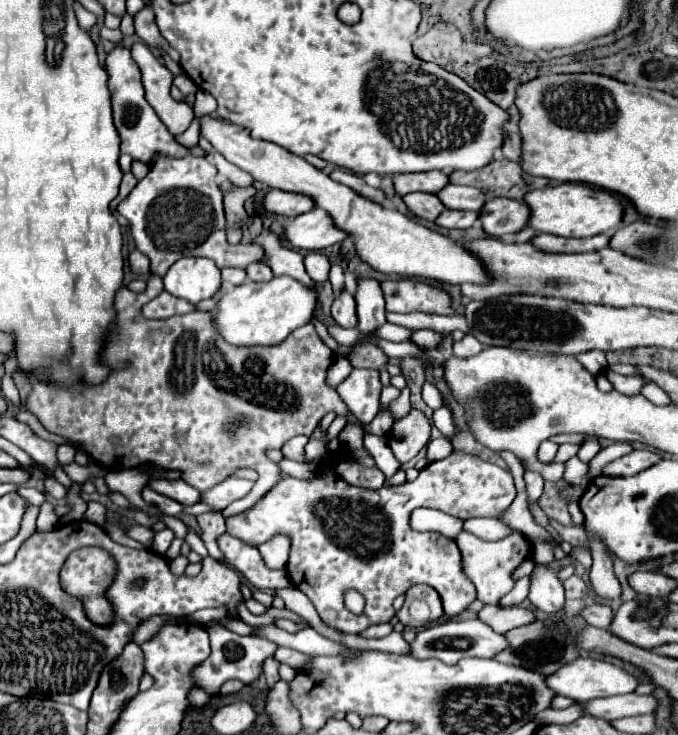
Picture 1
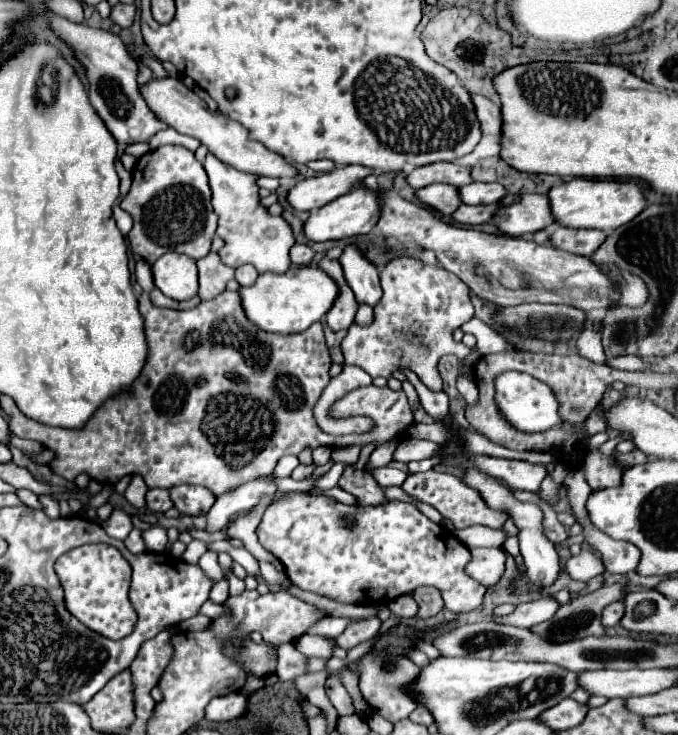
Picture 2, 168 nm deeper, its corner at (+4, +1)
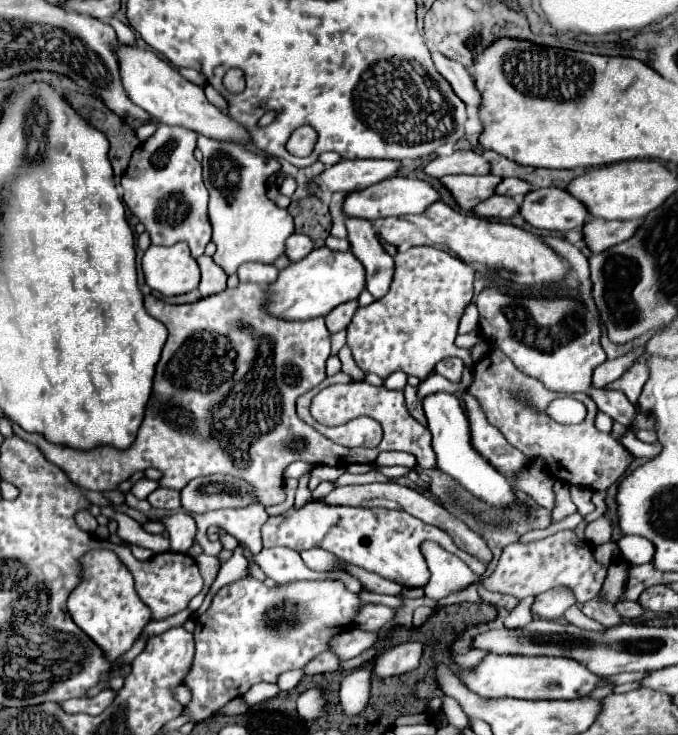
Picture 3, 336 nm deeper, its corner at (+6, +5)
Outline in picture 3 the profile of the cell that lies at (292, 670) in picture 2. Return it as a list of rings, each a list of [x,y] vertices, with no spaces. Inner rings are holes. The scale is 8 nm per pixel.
[[[328,651],[328,653],[322,653],[320,657],[312,659],[312,663],[308,663],[308,665],[304,667],[304,671],[306,671],[308,675],[316,675],[316,673],[332,673],[332,671],[338,671],[340,665],[342,665],[340,657],[334,655],[332,651]]]

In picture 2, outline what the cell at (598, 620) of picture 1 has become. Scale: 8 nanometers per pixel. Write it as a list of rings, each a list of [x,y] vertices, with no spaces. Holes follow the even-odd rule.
[[[614,601],[614,603],[610,603],[610,605],[604,609],[604,613],[602,613],[602,625],[604,625],[604,627],[612,627],[612,625],[616,625],[616,623],[622,619],[622,613],[624,613],[624,609],[622,609],[622,601]]]

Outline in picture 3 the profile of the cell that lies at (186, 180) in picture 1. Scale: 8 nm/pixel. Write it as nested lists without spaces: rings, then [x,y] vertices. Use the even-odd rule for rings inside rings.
[[[160,125],[130,159],[126,173],[120,179],[124,203],[144,223],[154,245],[174,245],[186,241],[194,257],[200,257],[212,239],[208,219],[208,191],[202,183],[202,165],[194,159],[196,133],[186,127]]]

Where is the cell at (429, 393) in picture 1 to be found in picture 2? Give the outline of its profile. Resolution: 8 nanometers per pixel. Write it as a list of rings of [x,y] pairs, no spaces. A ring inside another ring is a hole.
[[[396,257],[380,271],[380,285],[384,295],[380,303],[374,307],[374,323],[368,327],[352,325],[340,345],[344,353],[344,365],[358,365],[370,377],[386,377],[386,379],[390,379],[392,373],[398,371],[400,367],[408,367],[420,377],[420,381],[430,391],[440,391],[442,379],[438,377],[438,369],[436,369],[438,359],[448,353],[456,357],[466,357],[470,353],[466,345],[454,343],[452,339],[452,331],[474,317],[474,307],[466,283],[462,283],[454,273],[448,273],[442,267],[426,265],[412,257]]]

